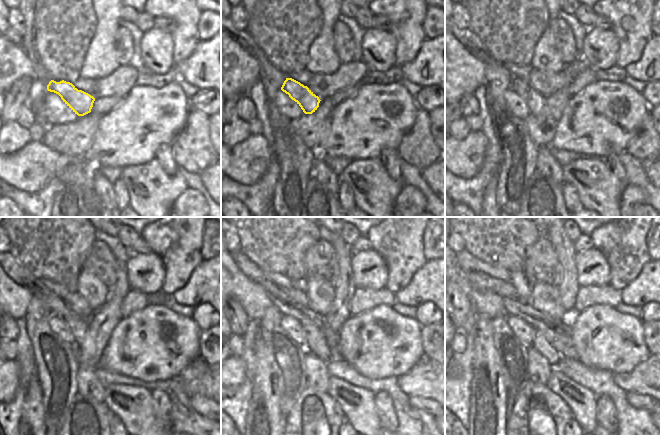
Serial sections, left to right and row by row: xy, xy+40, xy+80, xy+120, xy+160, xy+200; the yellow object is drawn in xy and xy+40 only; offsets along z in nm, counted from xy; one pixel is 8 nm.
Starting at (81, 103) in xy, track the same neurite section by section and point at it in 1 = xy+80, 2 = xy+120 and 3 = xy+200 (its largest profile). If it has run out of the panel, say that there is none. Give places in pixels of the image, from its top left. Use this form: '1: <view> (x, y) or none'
1: xy+80 (534, 101)
2: xy+120 (79, 326)
3: xy+200 (540, 343)

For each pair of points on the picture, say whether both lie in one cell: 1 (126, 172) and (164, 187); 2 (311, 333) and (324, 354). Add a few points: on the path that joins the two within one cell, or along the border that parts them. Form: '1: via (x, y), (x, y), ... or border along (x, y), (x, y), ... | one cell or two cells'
1: via (135, 177), (150, 187), (155, 187) | one cell
2: via (315, 338), (315, 343), (320, 349) | one cell

